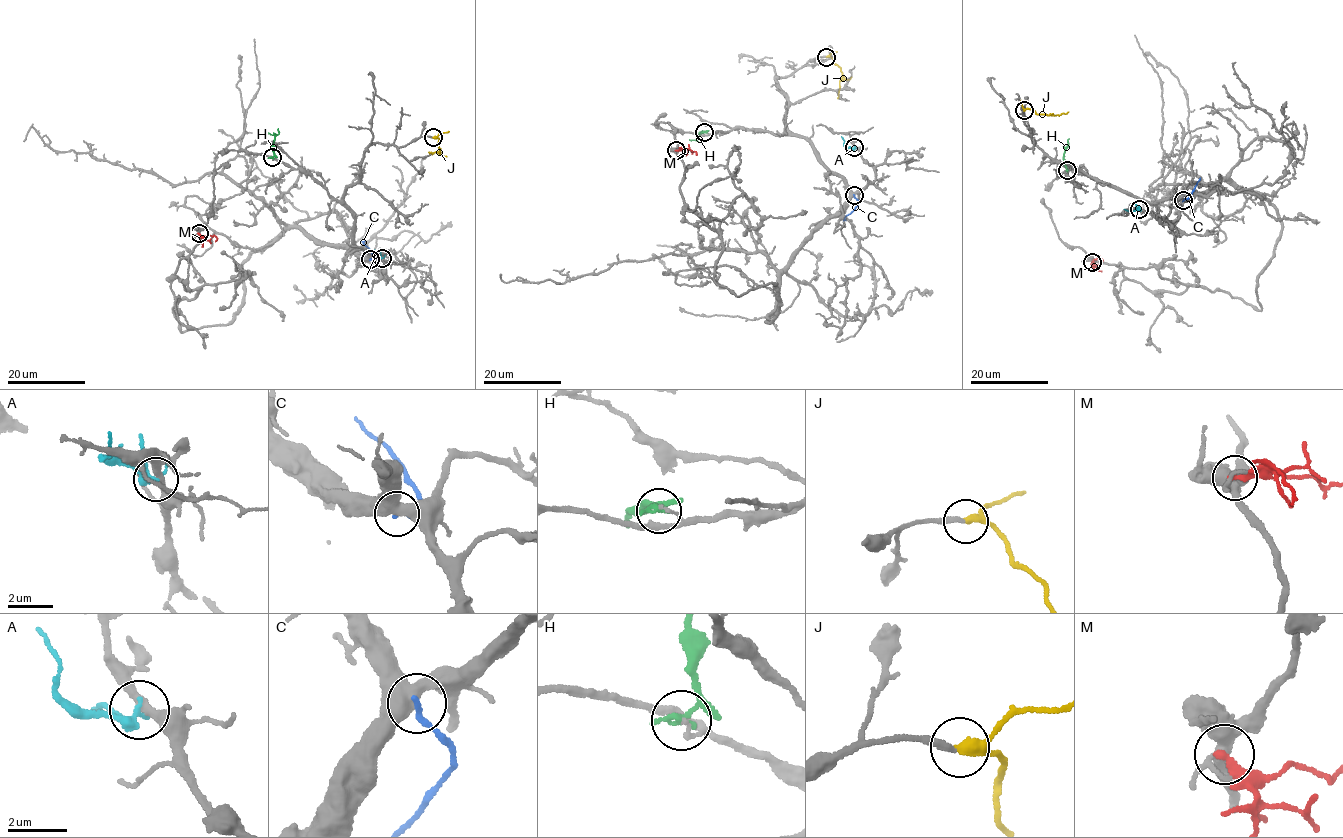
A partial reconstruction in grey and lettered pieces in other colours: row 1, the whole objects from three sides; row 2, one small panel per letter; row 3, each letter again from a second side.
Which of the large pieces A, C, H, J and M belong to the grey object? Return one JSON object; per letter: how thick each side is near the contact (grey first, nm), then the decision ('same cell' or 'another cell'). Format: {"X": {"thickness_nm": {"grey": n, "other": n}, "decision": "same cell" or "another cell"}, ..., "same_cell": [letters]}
{"A": {"thickness_nm": {"grey": 280, "other": 260}, "decision": "another cell"}, "C": {"thickness_nm": {"grey": 500, "other": 190}, "decision": "another cell"}, "H": {"thickness_nm": {"grey": 140, "other": 160}, "decision": "another cell"}, "J": {"thickness_nm": {"grey": 240, "other": 280}, "decision": "same cell"}, "M": {"thickness_nm": {"grey": 400, "other": 320}, "decision": "another cell"}, "same_cell": ["J"]}

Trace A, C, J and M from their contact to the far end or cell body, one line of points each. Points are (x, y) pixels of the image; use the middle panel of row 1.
A: (854, 147), (845, 146), (841, 136)
C: (854, 195), (858, 203), (844, 217), (846, 220)
J: (826, 56), (840, 69), (838, 98)
M: (676, 150), (685, 149), (696, 155)

